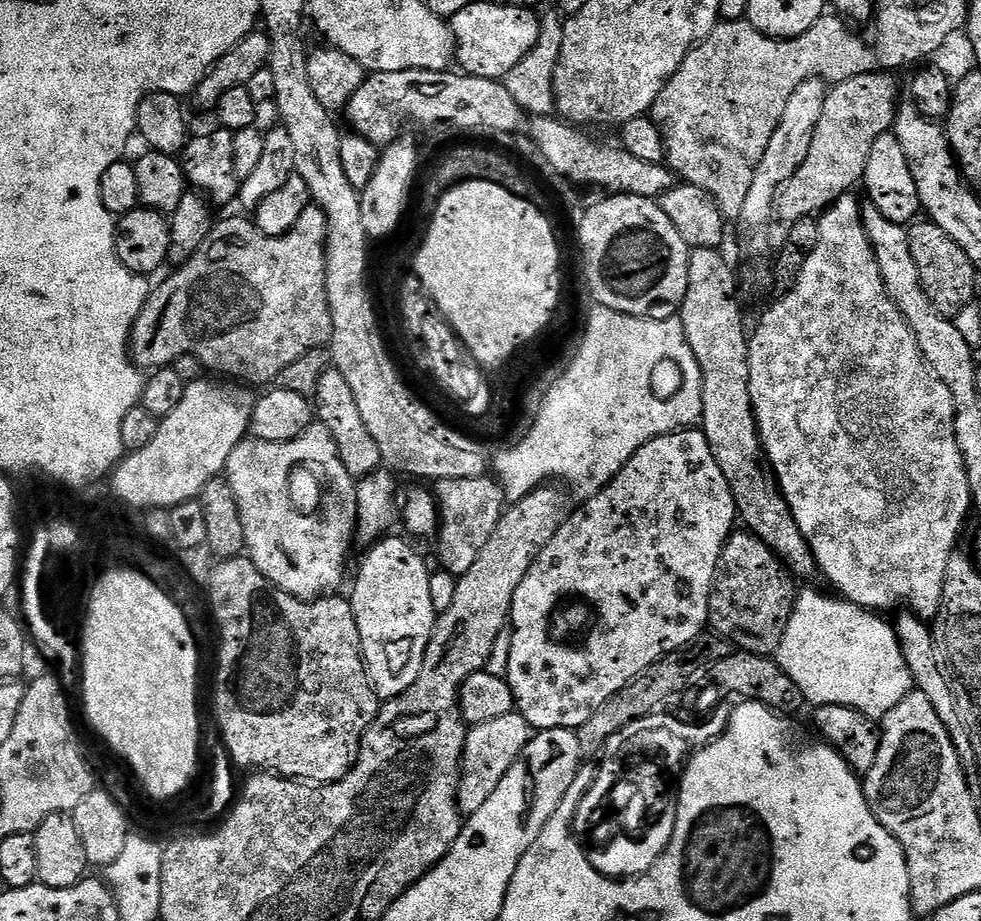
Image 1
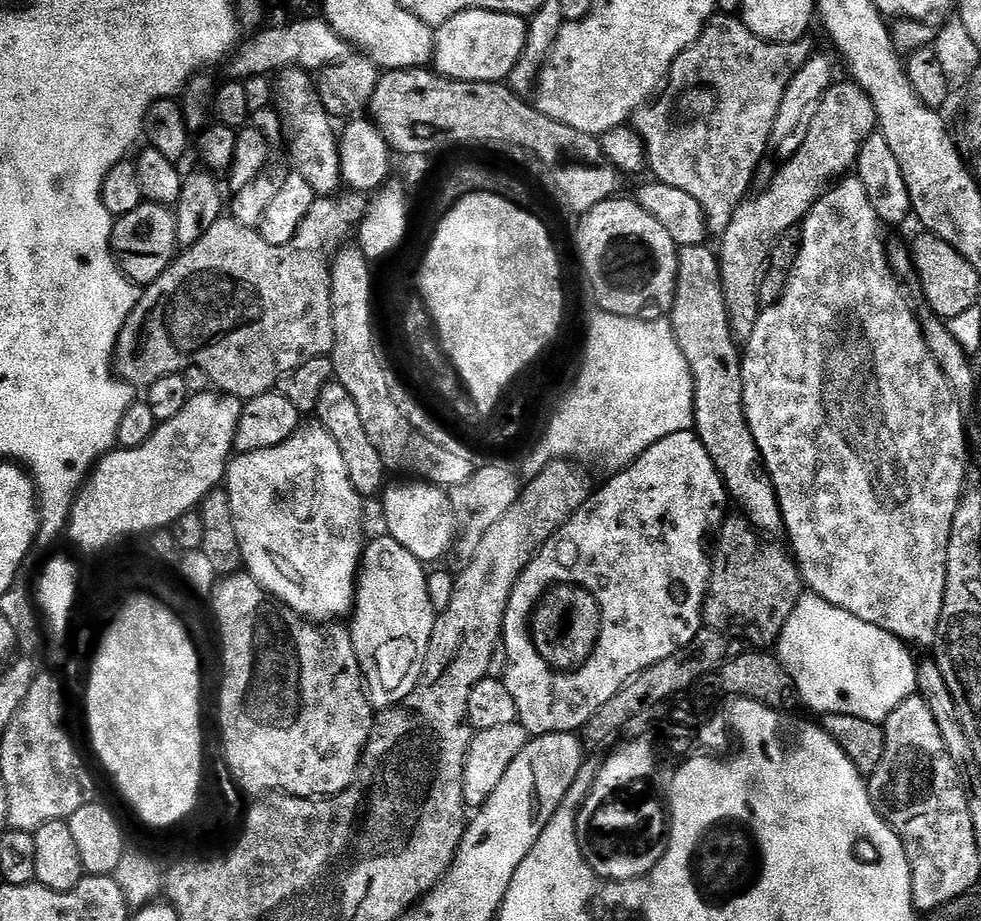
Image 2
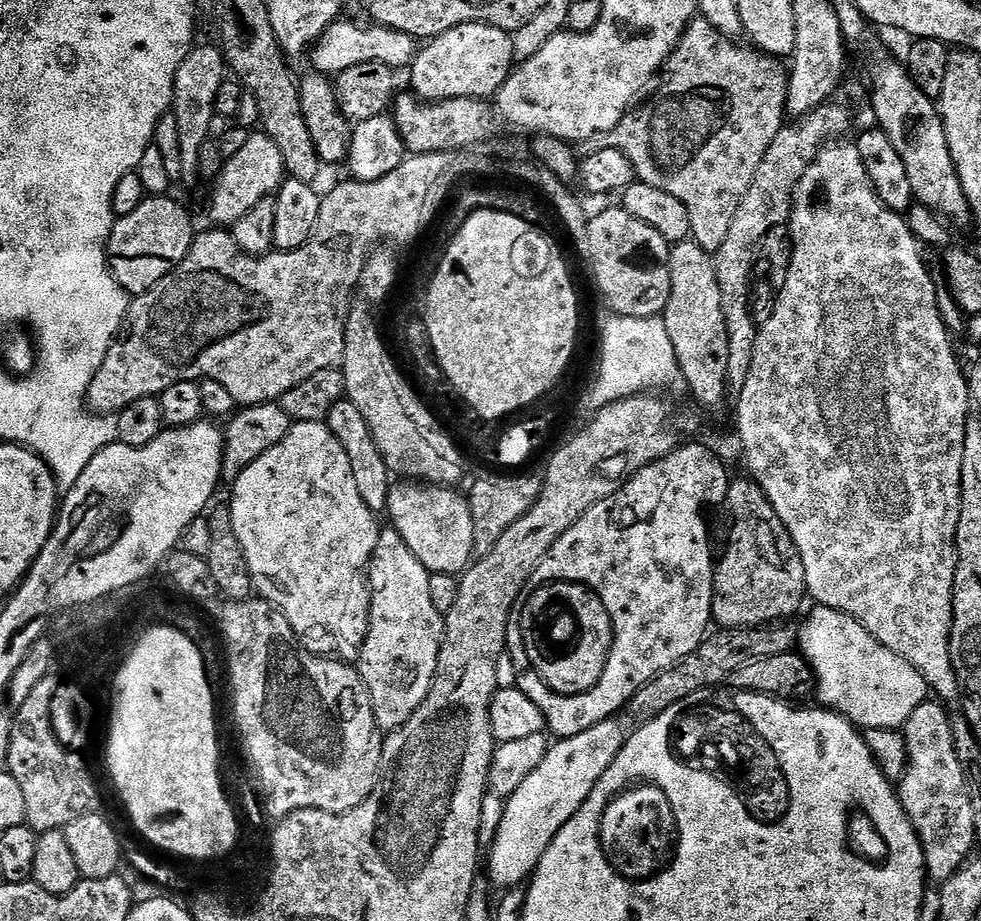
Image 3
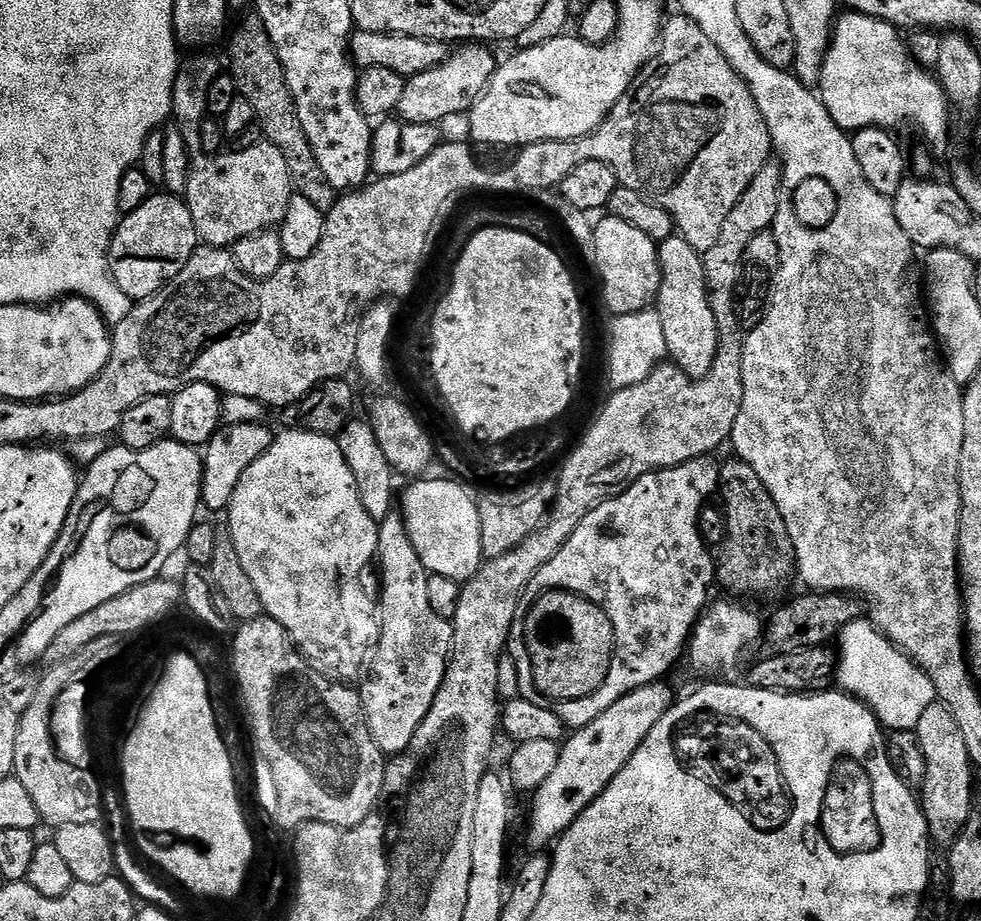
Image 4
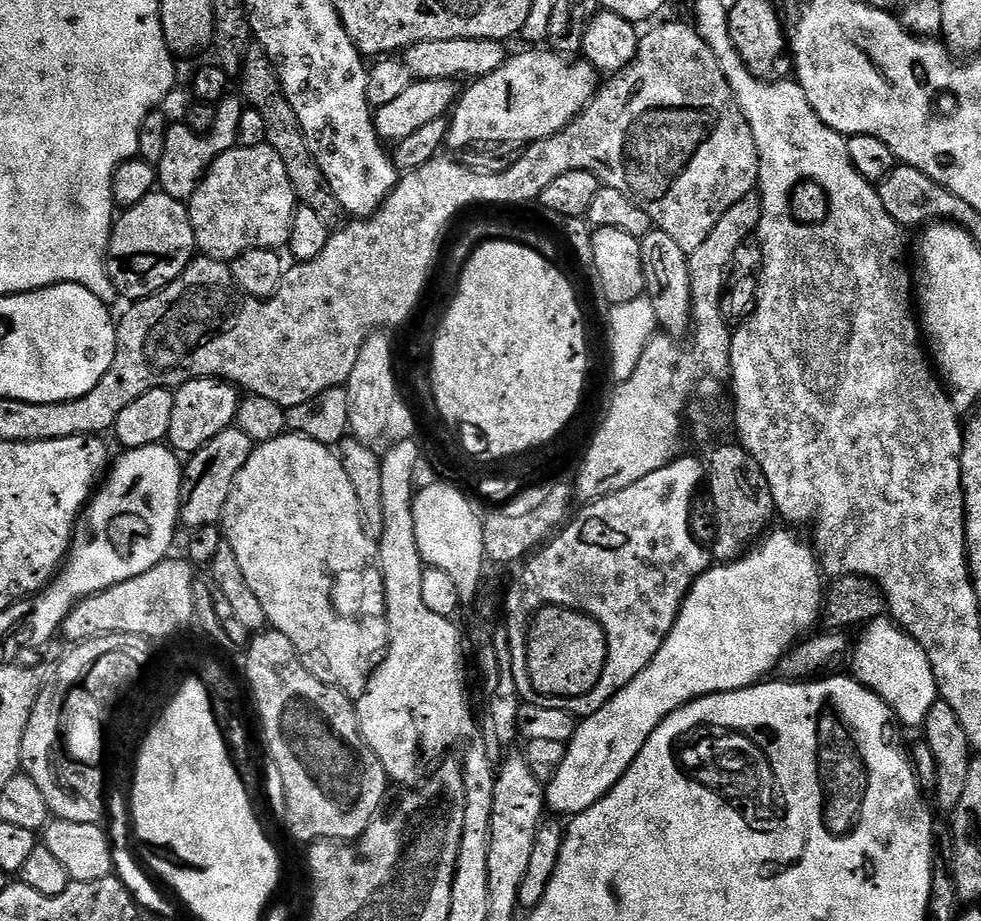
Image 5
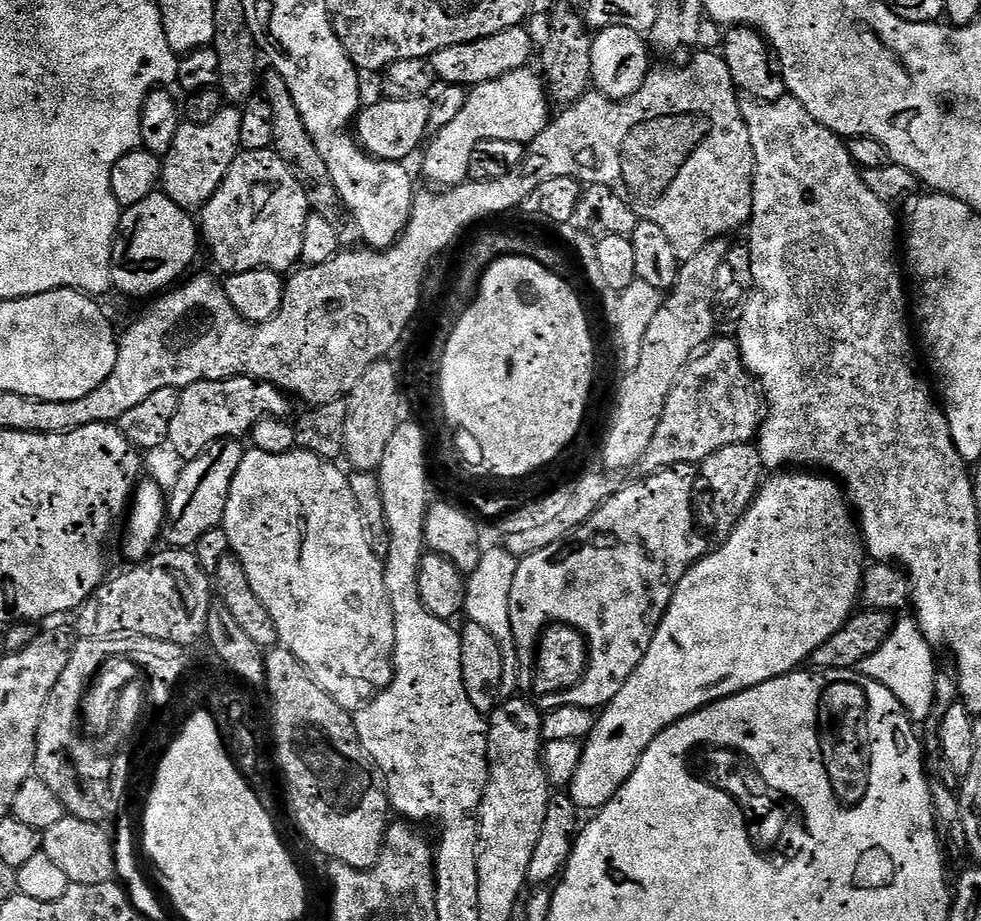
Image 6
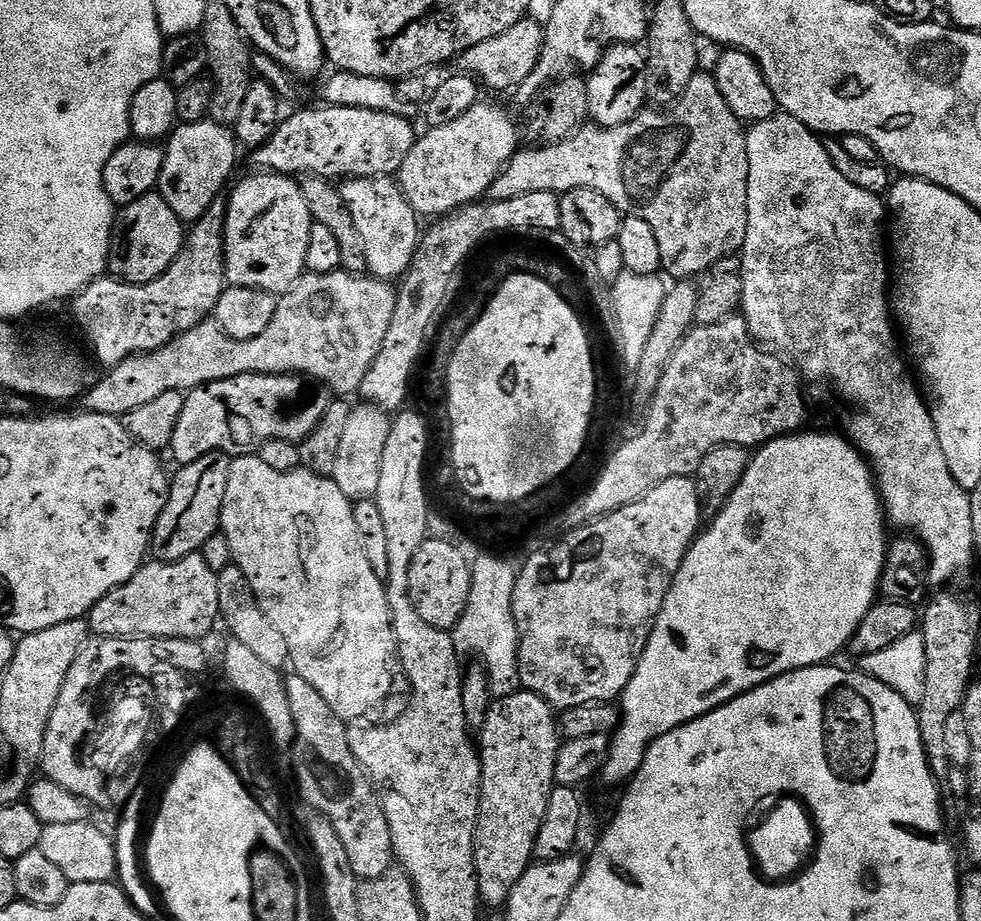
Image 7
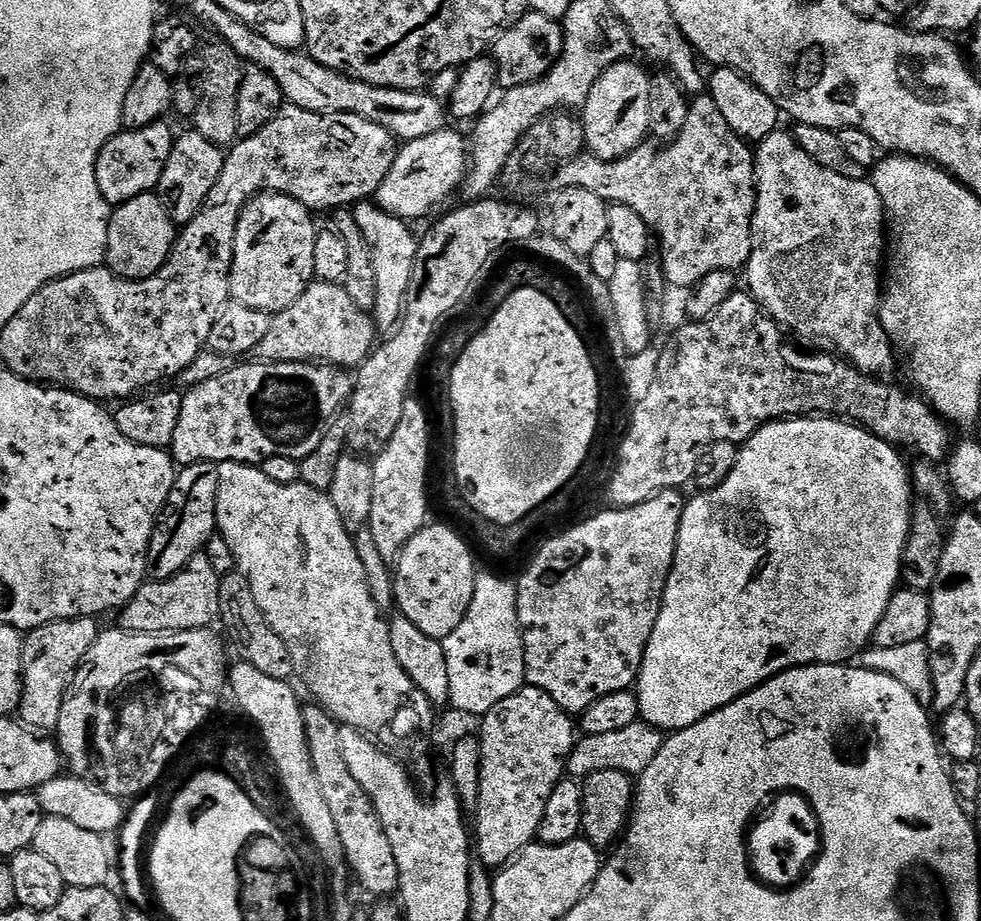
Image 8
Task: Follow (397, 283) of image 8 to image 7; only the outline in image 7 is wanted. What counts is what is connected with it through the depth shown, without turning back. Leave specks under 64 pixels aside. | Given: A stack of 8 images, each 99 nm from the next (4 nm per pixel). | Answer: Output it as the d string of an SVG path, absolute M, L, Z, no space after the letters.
M357 176L345 179L339 185L339 190L342 202L346 206L346 210L350 210L350 218L354 218L354 226L358 226L358 234L366 246L368 272L377 280L399 281L407 272L422 235L421 217L412 209L408 199L404 197L399 183L392 176Z

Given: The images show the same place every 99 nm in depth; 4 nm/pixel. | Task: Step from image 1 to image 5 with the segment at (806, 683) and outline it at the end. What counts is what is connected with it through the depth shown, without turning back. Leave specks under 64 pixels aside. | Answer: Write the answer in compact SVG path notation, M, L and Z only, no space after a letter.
M891 618L874 620L863 632L860 645L857 648L855 645L850 656L851 675L881 696L905 729L919 729L926 714L930 714L930 706L938 699L934 670L926 650Z

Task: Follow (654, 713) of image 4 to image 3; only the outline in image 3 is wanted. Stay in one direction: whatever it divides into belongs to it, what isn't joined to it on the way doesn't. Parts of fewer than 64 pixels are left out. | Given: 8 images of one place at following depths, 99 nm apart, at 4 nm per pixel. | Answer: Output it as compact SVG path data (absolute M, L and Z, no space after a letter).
M616 718L603 720L590 726L590 730L582 730L582 734L578 734L574 738L556 740L549 747L542 762L538 762L538 766L534 770L530 770L530 774L526 774L526 780L514 790L512 796L507 797L502 822L498 826L496 837L490 842L489 848L492 849L489 852L487 849L486 852L488 876L500 887L500 890L523 885L531 877L542 854L546 852L550 842L558 834L558 830L562 830L562 826L574 816L582 806L582 802L586 802L586 798L596 788L598 778L602 778L602 774L606 774L606 766L610 766L610 762L614 762L618 750L622 750L626 739L626 731L624 732L623 726L618 721L619 719Z

